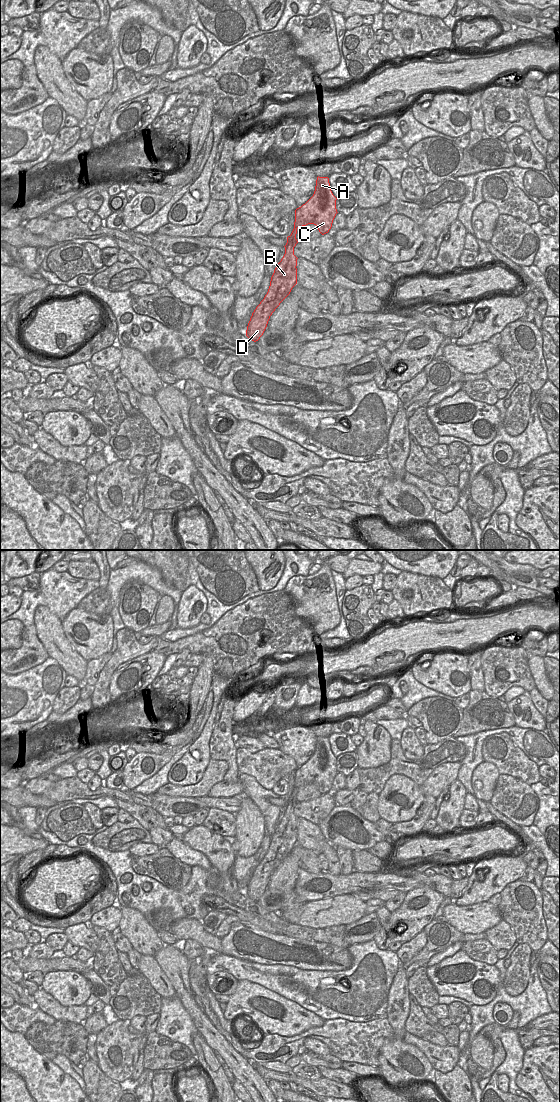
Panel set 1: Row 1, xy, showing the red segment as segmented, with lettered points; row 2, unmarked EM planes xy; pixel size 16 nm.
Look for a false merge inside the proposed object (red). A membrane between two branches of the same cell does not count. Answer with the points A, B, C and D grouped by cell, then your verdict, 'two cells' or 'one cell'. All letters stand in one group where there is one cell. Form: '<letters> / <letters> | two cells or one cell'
A B C D | one cell

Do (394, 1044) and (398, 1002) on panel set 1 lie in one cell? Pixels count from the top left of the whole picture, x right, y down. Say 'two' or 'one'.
one

